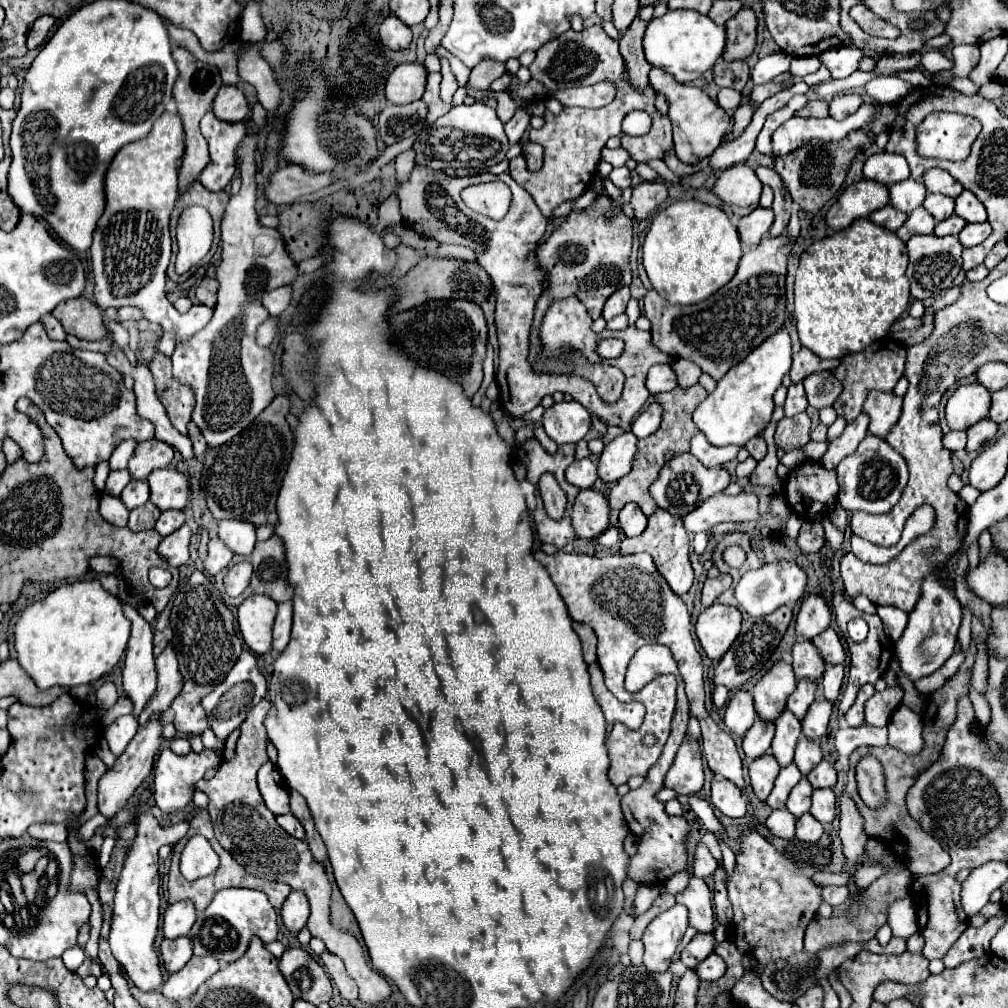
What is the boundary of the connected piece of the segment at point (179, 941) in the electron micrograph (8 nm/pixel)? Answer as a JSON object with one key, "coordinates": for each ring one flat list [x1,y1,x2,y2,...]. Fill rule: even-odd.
{"coordinates":[[180,936,174,940,164,938,160,944,160,952,164,958,166,970,172,974,172,972,178,972,192,958,192,942,188,936]]}

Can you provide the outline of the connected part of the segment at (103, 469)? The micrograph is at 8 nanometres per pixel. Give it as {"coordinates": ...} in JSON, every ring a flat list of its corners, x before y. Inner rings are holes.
{"coordinates":[[102,462,100,466,96,466,96,474,94,474,94,486,102,492,104,490,104,484,106,484,106,478,108,478,108,462]]}

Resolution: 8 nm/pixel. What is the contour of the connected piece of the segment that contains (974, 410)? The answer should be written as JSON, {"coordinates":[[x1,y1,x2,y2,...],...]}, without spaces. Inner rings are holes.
{"coordinates":[[980,382,960,386,946,402,946,420,952,430,966,430,986,418,990,410,990,390]]}

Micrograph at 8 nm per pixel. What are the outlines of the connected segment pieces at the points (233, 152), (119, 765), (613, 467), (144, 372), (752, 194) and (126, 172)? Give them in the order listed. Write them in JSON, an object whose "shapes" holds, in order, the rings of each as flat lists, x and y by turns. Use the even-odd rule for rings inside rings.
{"shapes":[[[208,112,200,122,202,134,210,146,210,162,200,174,200,182,206,190,218,192,224,190,238,166,238,148,246,136,246,128,242,122,228,124,218,120,212,112]],[[152,718,150,724,146,728,140,728,136,732,136,736,132,738,132,742,126,746,126,750,118,756,114,768,106,770,100,778,98,784,98,812,102,816,106,816,108,820,112,820,130,800,130,796,134,794,134,790,146,780,146,776,152,770,154,764,154,756,160,750,162,744,162,718]],[[620,434,602,452,598,462,598,478,602,482,616,482,632,470,638,438,634,434]],[[114,348,106,354,108,362,116,366,124,376,132,375,133,389,136,395,137,412,142,418,150,420,155,426,155,438,174,446,184,458,192,458,192,442,172,428,164,407,155,393,153,376,147,366,130,366,128,358,120,348]],[[736,164,720,174,718,182,714,184,714,194,728,206,754,208,760,202,762,182,756,178,750,166]],[[164,112,152,126,150,134,142,140,126,144,120,148,106,170,106,210,98,220,96,234,102,236,102,242,92,242,90,258,92,258,92,274,94,274,94,300,96,306,106,308,120,308,120,306,134,306,144,312,144,318,162,326,162,330,176,330,178,340,184,340,198,330,202,330,210,318,212,308,204,304,193,304,190,312,180,314,168,302,164,294,164,274,170,264,170,232,168,220,178,196,178,170,184,154,184,130,180,116]]]}

